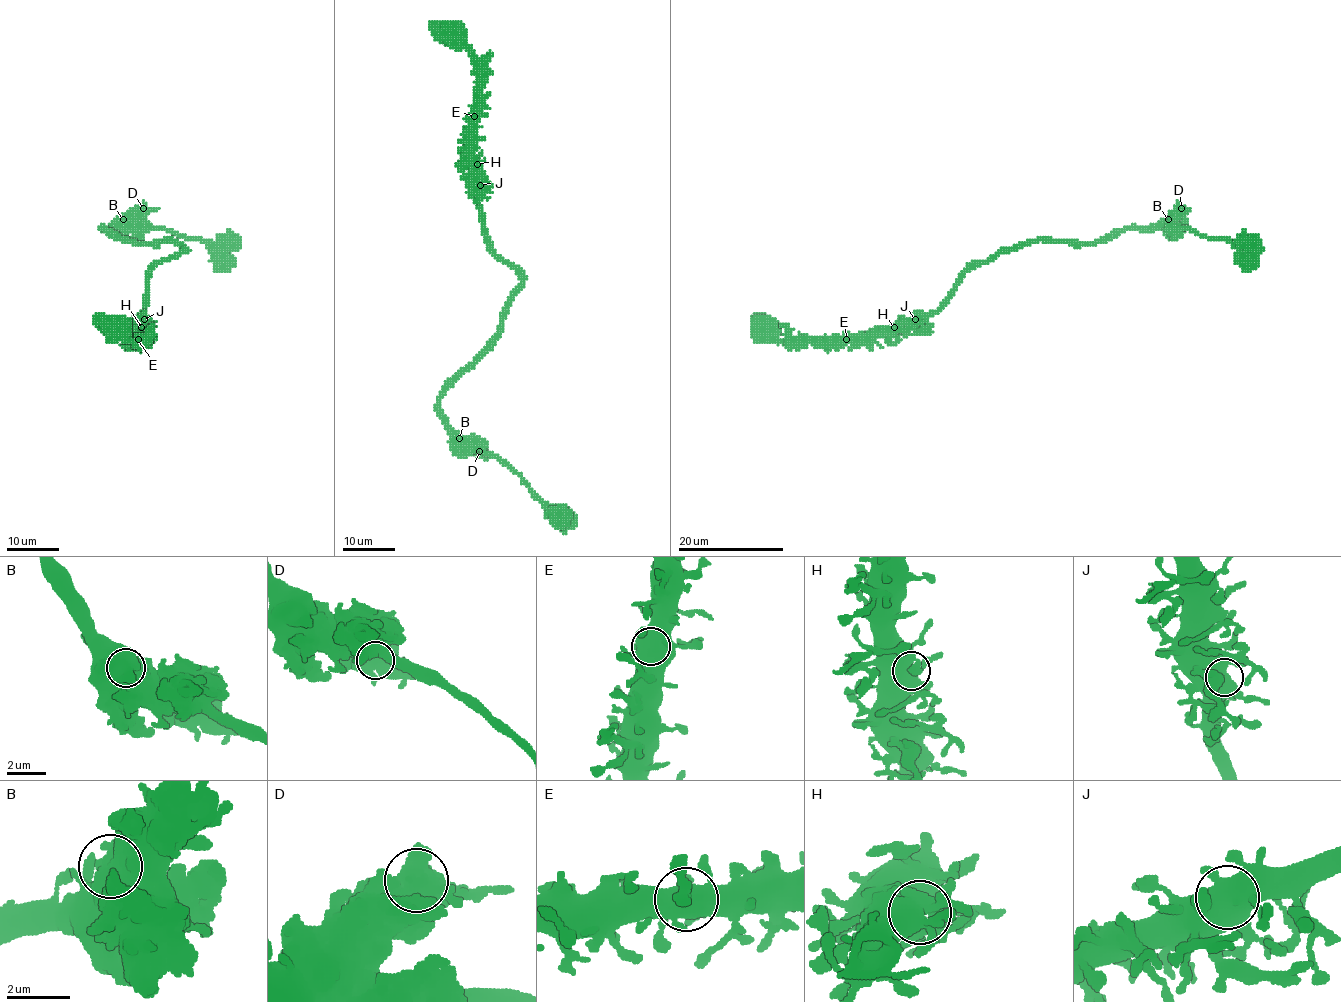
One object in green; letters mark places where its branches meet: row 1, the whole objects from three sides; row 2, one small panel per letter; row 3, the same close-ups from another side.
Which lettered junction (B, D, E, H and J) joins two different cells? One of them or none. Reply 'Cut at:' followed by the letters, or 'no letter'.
Cut at: no letter

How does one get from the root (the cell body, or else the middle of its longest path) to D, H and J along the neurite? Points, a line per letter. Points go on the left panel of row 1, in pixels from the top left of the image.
D: (116, 326), (141, 340), (136, 323), (146, 276), (185, 248), (173, 240), (128, 243), (103, 229), (143, 208)
H: (116, 326), (132, 340), (141, 340), (136, 334), (141, 327)
J: (116, 326), (132, 340), (141, 340), (136, 327), (144, 319)

